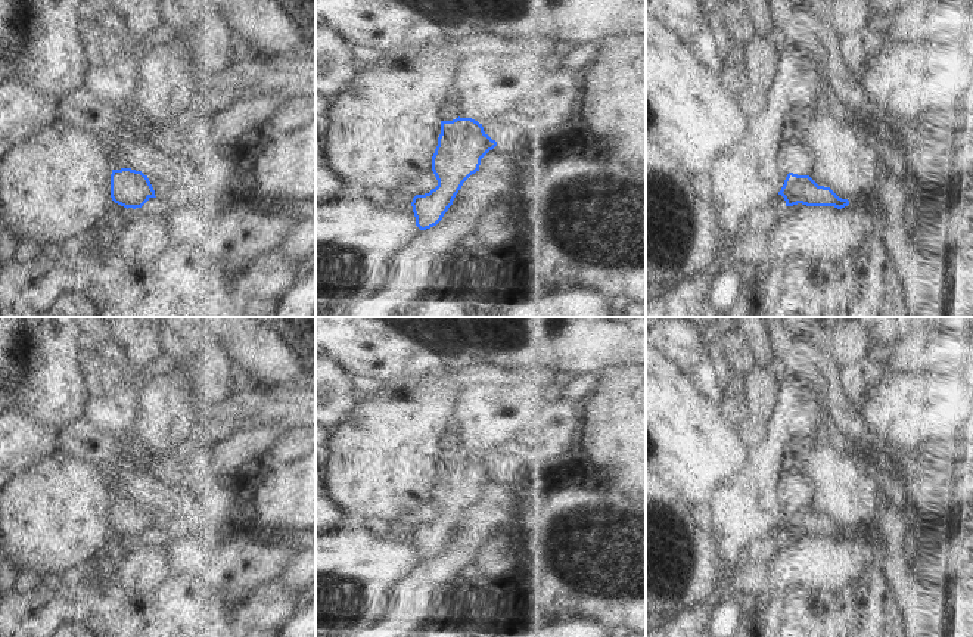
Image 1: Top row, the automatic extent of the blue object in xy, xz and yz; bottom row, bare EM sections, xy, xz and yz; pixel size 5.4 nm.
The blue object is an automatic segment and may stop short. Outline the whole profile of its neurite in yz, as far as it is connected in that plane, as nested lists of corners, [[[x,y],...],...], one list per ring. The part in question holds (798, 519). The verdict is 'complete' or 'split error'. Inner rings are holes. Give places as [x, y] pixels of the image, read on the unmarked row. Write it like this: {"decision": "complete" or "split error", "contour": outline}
{"decision": "split error", "contour": [[[778,438],[750,439],[742,469],[742,512],[706,518],[718,547],[719,582],[715,591],[703,602],[663,619],[646,637],[709,637],[709,615],[718,602],[728,599],[725,591],[734,585],[737,574],[750,563],[770,562],[781,549],[781,540],[768,540],[771,525],[781,525],[786,537],[802,534],[842,540],[849,535],[830,518],[783,497],[781,478],[802,467],[801,453],[792,447],[790,441]]]}

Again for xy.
{"decision": "split error", "contour": [[[150,439],[143,451],[149,462],[147,472],[155,481],[153,495],[136,501],[112,500],[111,528],[124,538],[142,538],[150,528],[158,528],[158,544],[186,547],[196,515],[183,491],[184,464],[178,456],[158,439]]]}

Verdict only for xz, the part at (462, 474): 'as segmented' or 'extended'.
extended

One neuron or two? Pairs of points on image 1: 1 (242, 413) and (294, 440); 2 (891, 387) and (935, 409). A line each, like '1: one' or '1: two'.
1: two
2: one

